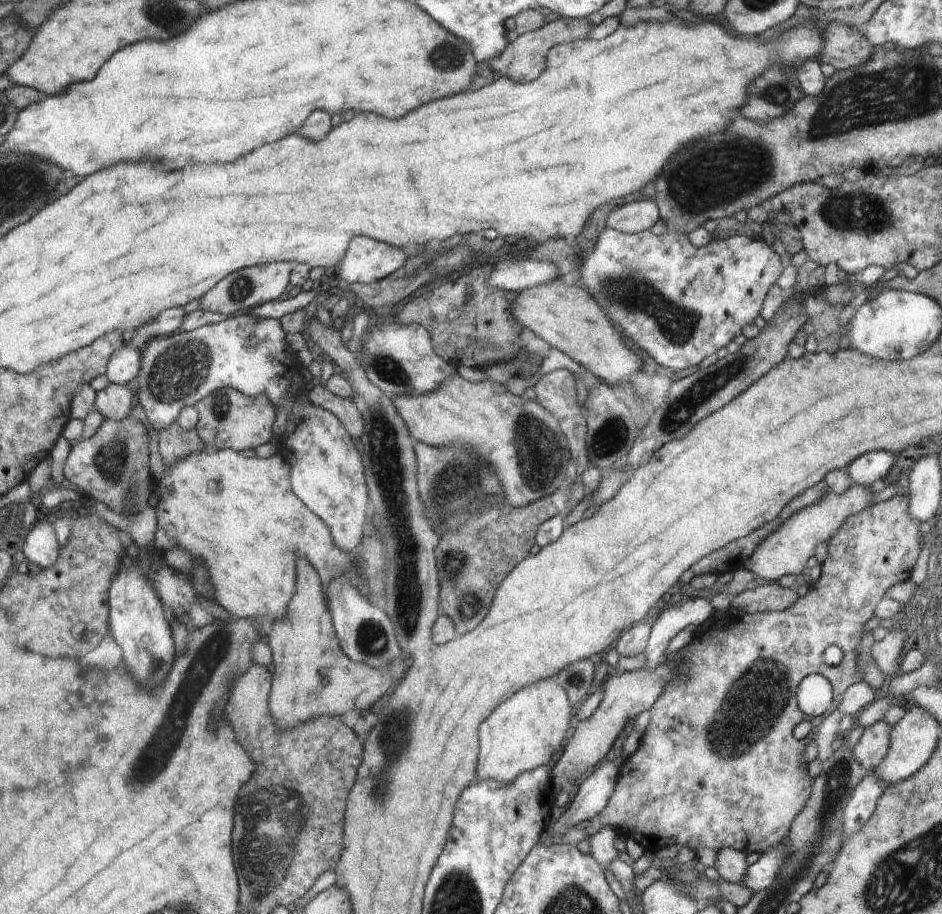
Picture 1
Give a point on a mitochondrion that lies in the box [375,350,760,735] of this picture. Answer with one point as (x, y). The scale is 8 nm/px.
(540, 453)

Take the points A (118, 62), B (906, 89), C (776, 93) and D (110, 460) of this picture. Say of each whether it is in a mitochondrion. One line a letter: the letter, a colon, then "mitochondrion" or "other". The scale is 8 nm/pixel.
A: other
B: mitochondrion
C: mitochondrion
D: mitochondrion

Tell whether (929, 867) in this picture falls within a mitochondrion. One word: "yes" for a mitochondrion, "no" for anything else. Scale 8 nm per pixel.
yes

